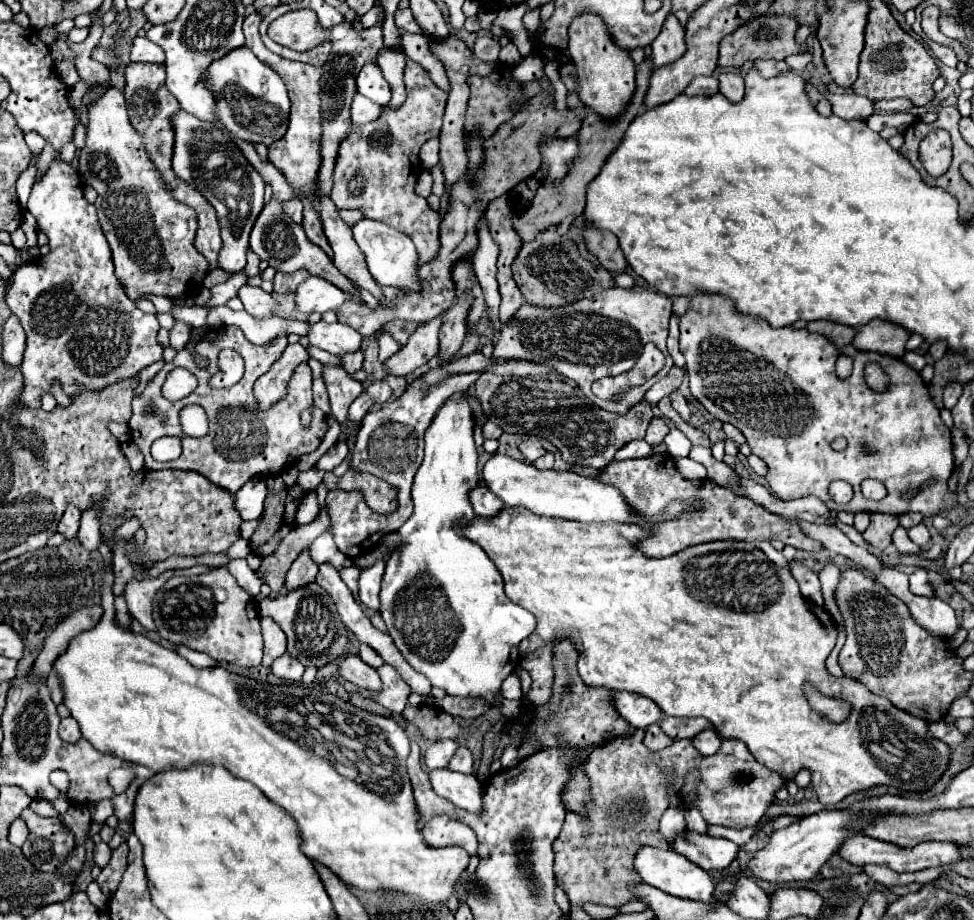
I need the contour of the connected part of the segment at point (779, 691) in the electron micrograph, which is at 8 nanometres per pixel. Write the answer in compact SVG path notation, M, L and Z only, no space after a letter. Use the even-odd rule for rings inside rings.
M503 508L501 512L497 512L495 516L475 516L469 524L465 524L465 528L461 526L461 532L465 532L465 536L471 542L477 542L487 556L495 562L495 566L499 568L503 580L505 580L505 594L519 606L527 608L529 612L535 614L537 618L537 628L535 632L525 638L521 642L521 666L531 674L533 678L533 686L531 692L527 694L527 702L531 708L539 708L545 706L551 698L551 686L553 686L553 648L559 640L569 638L575 646L575 650L579 652L579 660L577 660L577 668L579 668L579 676L583 678L585 684L589 686L605 686L609 690L625 690L625 692L637 692L641 696L651 698L655 704L659 704L659 708L667 714L667 716L703 716L707 718L715 730L723 736L723 738L735 738L747 744L747 748L751 750L751 754L769 770L777 772L783 780L791 780L799 770L809 770L811 772L811 782L813 788L817 790L817 798L823 806L833 806L839 800L843 800L845 796L869 788L869 786L877 786L877 784L885 784L885 786L895 786L901 790L911 790L911 792L919 792L919 790L927 790L947 768L949 764L949 746L941 744L939 740L935 740L933 736L927 734L927 722L917 720L915 716L909 716L909 712L901 712L899 708L893 708L893 704L889 704L889 700L873 694L871 690L867 690L865 684L861 684L855 678L835 678L827 672L825 668L825 660L831 654L831 650L835 648L837 642L837 628L833 618L817 606L817 616L811 612L807 600L801 596L799 586L795 582L795 578L791 576L789 570L781 568L781 580L779 580L779 568L769 562L769 558L753 544L747 542L735 542L735 540L721 540L721 542L709 542L709 544L701 544L701 546L691 546L685 548L677 554L671 554L667 558L647 558L641 552L635 550L635 544L645 538L645 532L637 526L637 524L621 524L621 522L609 522L609 524L581 524L581 522L571 522L571 520L563 520L563 518L549 518L549 516L537 516L533 512L529 512L527 508ZM809 680L813 682L823 694L827 696L841 696L845 700L851 702L853 710L849 714L849 720L841 722L841 724L831 724L827 720L823 720L817 712L811 710L811 706L807 704L807 698L803 694L803 682ZM865 712L865 746L863 746L863 734L861 734L861 718Z

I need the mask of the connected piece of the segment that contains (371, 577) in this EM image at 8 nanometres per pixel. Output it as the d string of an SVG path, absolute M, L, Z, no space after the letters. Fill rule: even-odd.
M381 560L377 564L373 564L371 568L367 568L367 570L361 570L361 576L359 576L359 600L369 610L379 610L381 608L379 592L381 592L383 570L385 570L385 562L381 562Z

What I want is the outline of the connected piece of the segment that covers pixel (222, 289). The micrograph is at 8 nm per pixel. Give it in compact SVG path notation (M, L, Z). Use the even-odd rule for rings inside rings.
M233 274L227 282L217 284L215 288L211 288L211 300L207 306L223 306L227 300L231 300L233 296L237 296L237 290L247 282L245 274Z

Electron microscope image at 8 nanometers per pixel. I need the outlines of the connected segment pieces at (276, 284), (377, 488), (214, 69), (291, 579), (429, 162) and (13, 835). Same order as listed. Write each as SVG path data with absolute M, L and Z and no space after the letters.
M297 270L293 274L281 274L277 272L275 278L273 278L273 292L275 294L289 294L289 292L295 292L297 286L309 276L307 270Z
M347 470L341 478L337 478L333 472L327 472L325 476L327 490L335 490L337 484L341 490L361 490L365 496L365 502L371 510L375 512L393 512L395 508L395 492L389 488L381 478L375 478L369 472L357 472L357 470Z
M247 46L235 48L205 68L205 86L215 96L215 118L245 142L273 144L289 124L289 98L283 78L265 66Z
M305 548L299 556L297 556L297 560L291 564L291 568L289 568L289 572L287 572L287 580L285 580L285 586L287 586L287 590L289 588L299 588L301 584L309 584L309 582L313 582L315 580L315 576L317 576L317 564L311 560L311 556L309 556L309 548Z
M431 138L421 146L419 160L423 168L431 168L433 164L439 162L439 140L437 138Z
M21 818L13 820L11 828L9 828L9 842L15 844L15 846L21 846L27 838L27 828L25 828L25 822Z

